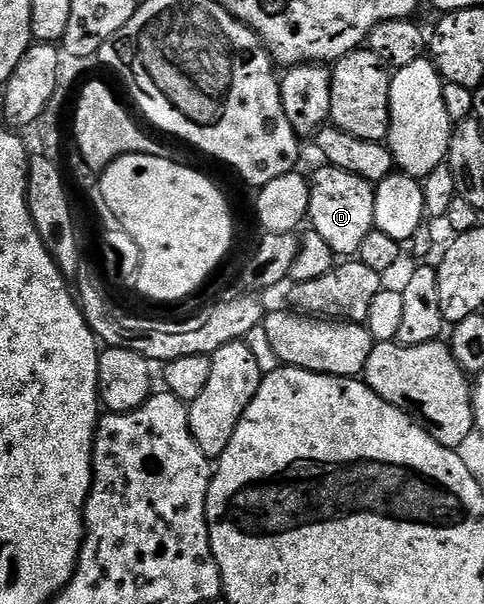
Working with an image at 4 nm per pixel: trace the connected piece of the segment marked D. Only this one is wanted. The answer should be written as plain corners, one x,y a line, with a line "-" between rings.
323,164
322,169
318,169
314,173
314,177
309,178
310,182
310,211
308,214
308,225
313,232
320,235
320,239
324,239
324,243
328,243
328,247
332,247
332,251
342,259
353,258
360,251
360,243
364,243
364,239
368,239
368,235
374,228
374,190
375,186
371,182
360,179
360,175
352,175
352,171
340,171
340,167
335,165

